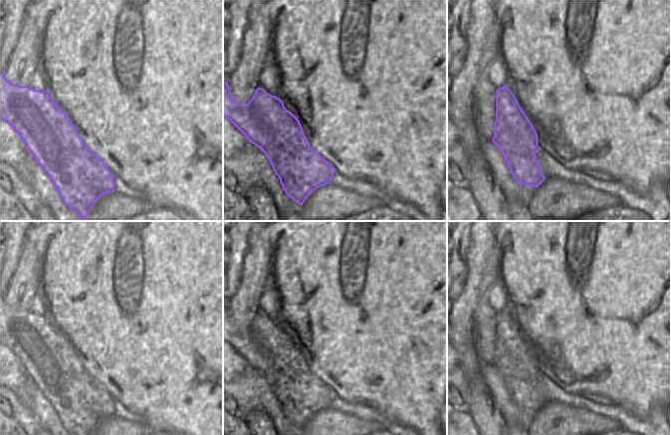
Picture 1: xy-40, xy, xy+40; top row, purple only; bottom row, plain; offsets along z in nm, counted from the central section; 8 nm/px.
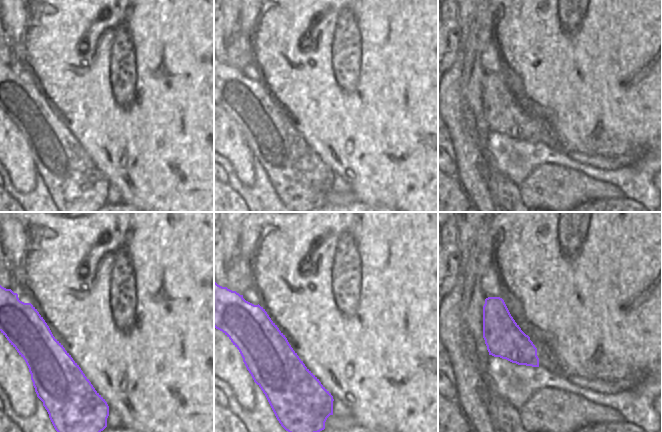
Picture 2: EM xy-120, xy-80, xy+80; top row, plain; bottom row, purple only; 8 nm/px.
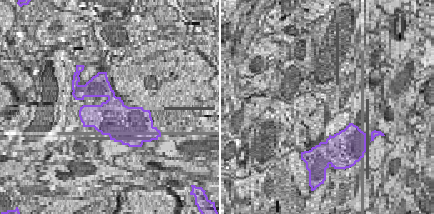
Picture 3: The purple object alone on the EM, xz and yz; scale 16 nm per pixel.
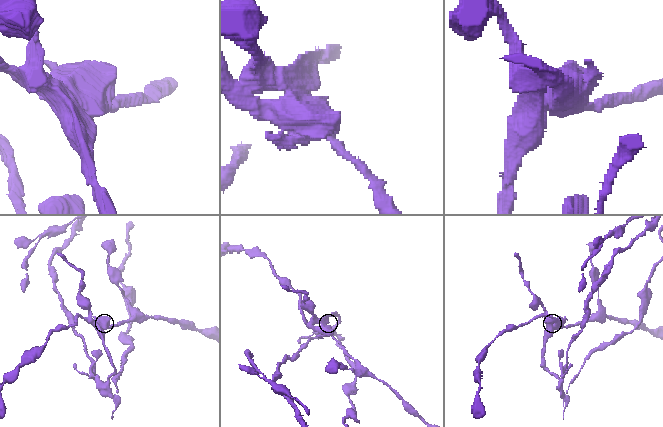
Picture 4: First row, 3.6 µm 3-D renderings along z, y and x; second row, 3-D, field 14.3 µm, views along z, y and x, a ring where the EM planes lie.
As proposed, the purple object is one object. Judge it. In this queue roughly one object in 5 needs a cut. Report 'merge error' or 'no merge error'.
merge error

